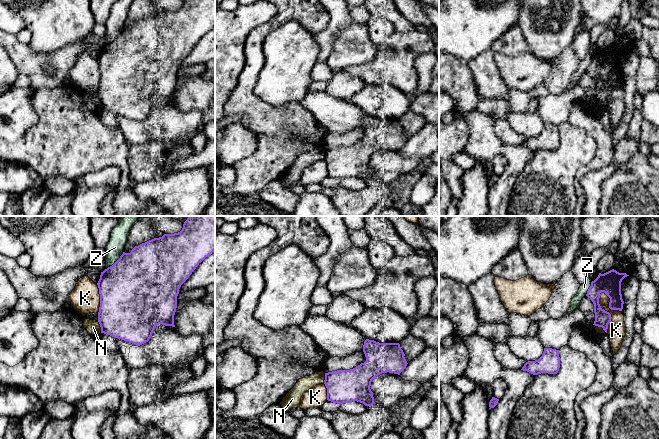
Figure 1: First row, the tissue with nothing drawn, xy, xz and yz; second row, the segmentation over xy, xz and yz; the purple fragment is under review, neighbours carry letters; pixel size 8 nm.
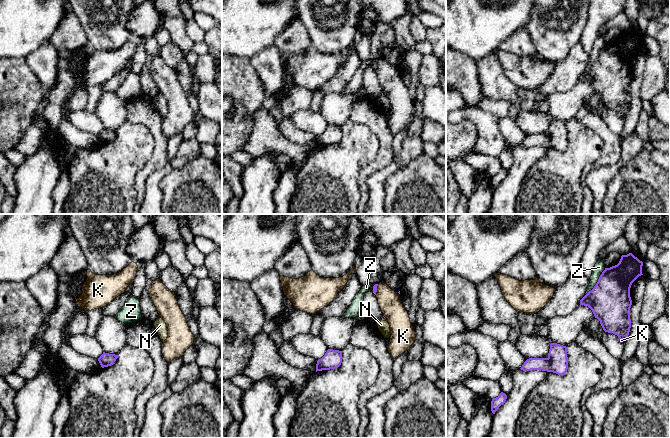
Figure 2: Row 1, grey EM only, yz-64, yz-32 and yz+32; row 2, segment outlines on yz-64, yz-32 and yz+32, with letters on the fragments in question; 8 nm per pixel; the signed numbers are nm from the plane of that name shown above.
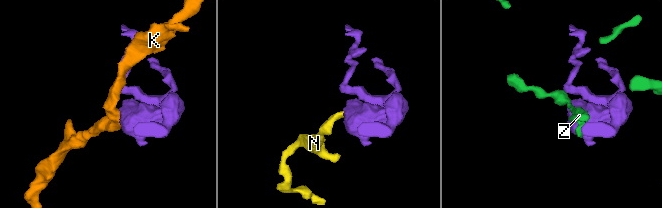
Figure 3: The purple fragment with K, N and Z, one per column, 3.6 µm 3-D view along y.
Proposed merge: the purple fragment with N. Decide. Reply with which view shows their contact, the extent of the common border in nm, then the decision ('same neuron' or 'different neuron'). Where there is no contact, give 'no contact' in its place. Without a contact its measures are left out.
yz | 120 nm | different neuron

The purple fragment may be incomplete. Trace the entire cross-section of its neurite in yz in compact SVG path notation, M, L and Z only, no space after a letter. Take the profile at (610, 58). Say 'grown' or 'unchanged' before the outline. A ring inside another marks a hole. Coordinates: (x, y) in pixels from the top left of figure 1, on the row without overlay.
unchanged; M614 45L604 50L599 49L587 67L586 72L594 80L595 97L593 101L602 103L606 109L611 97L611 90L601 84L599 80L600 69L604 68L610 74L609 84L611 86L622 87L624 77L621 70L621 58L627 52L629 51L619 49Z

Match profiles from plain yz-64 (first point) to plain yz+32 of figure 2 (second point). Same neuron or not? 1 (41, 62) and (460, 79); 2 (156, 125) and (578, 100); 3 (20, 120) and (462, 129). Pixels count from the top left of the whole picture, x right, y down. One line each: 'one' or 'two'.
1: two
2: two
3: one

